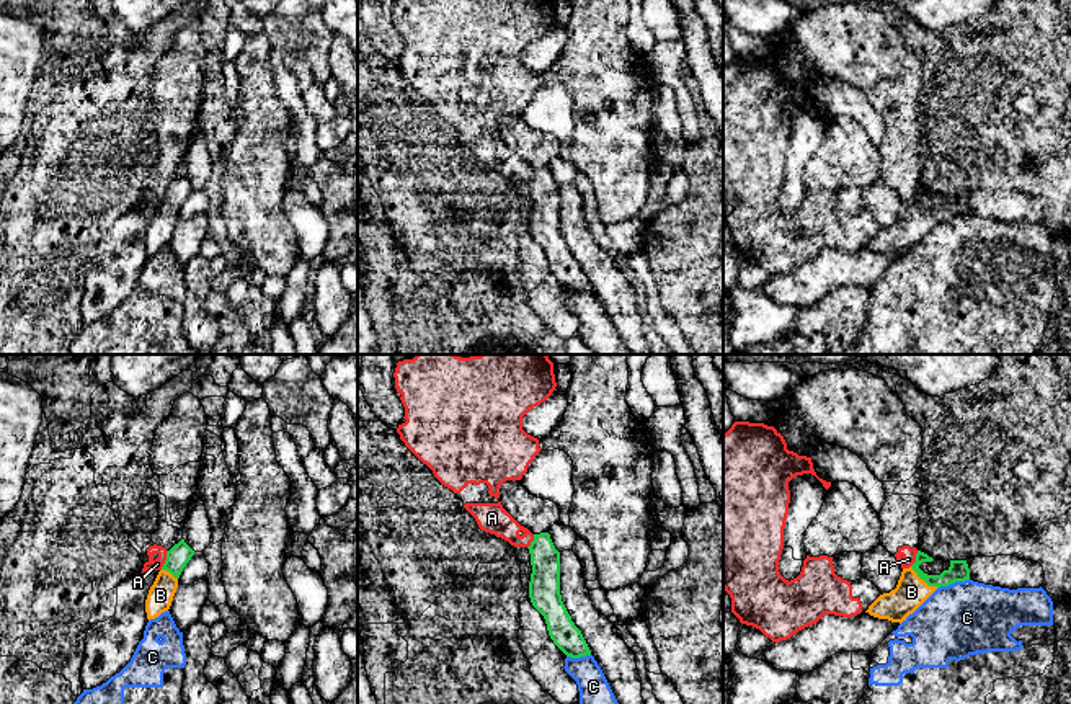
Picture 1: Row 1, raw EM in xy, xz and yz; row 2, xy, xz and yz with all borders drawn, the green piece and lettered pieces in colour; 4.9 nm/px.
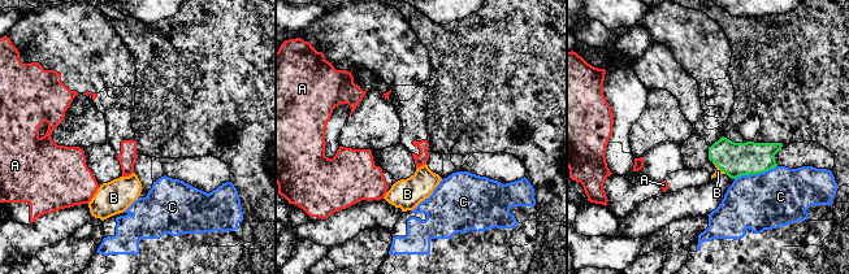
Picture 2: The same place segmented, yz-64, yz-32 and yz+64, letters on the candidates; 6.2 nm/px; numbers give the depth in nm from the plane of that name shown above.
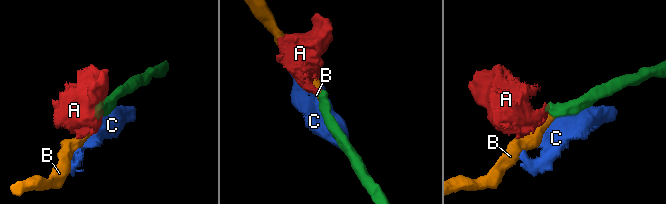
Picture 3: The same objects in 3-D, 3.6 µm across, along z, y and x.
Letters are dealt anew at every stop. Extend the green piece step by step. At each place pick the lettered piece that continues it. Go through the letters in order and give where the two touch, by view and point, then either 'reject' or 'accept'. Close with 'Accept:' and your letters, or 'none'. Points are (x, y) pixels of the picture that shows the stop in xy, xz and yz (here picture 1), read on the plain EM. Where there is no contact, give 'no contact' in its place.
A: contact xy (165, 195); reject
B: contact yz (924, 214); accept
C: contact yz (952, 216); reject
Accept: B

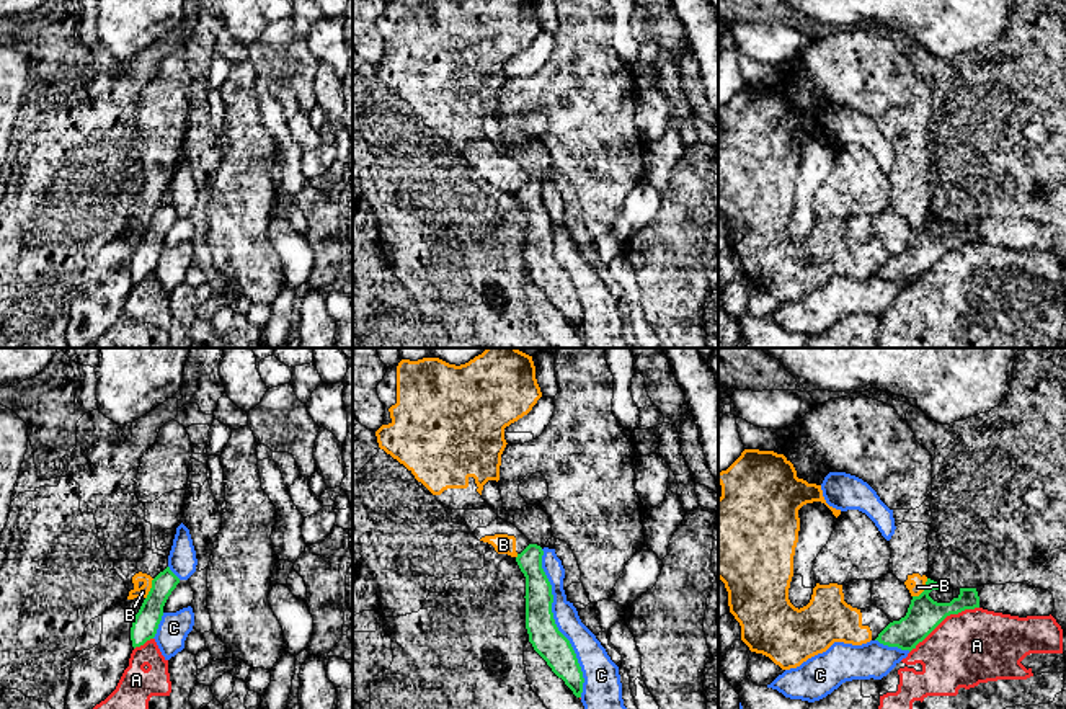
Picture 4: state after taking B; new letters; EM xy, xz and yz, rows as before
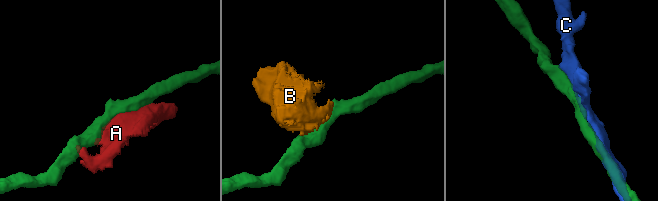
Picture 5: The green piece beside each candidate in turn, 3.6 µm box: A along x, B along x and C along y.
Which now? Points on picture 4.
A: contact yz (944, 252); reject
B: contact yz (924, 224); reject
C: contact xz (554, 257); reject
Accept: none

